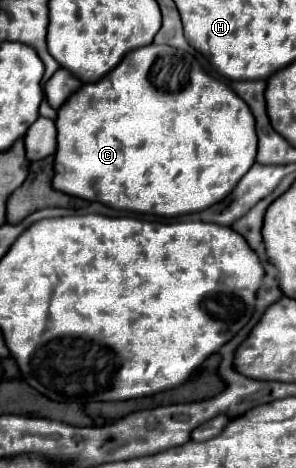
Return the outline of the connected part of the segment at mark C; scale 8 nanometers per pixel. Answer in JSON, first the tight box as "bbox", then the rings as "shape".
{"bbox":[53,43,257,217],"shape":[[[155,43],[127,53],[121,59],[121,63],[111,73],[107,73],[101,81],[81,85],[81,89],[77,89],[77,93],[73,93],[65,101],[65,105],[61,105],[61,109],[57,111],[55,125],[57,125],[57,153],[55,153],[53,189],[67,193],[67,195],[87,199],[87,201],[101,201],[101,203],[107,203],[117,209],[153,213],[153,215],[161,215],[161,217],[177,217],[177,215],[185,215],[185,213],[197,213],[197,211],[203,211],[209,205],[215,205],[217,201],[225,199],[231,193],[231,189],[239,183],[239,179],[251,169],[251,165],[255,163],[255,153],[257,153],[255,117],[253,117],[249,105],[245,105],[245,101],[241,101],[241,97],[237,97],[237,93],[229,85],[209,77],[201,69],[199,61],[193,55],[189,55],[187,51],[175,49],[169,45],[155,45]]]}

